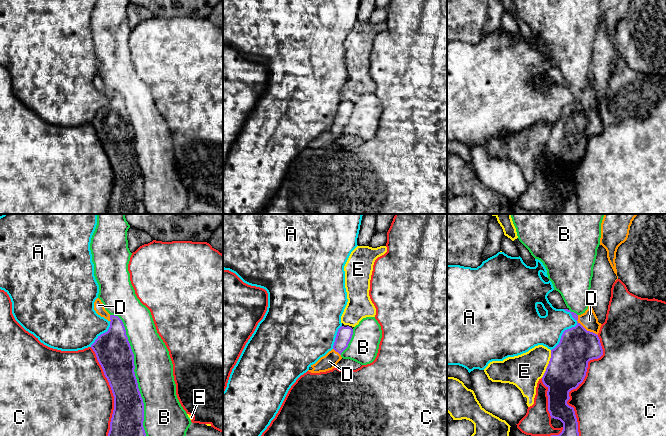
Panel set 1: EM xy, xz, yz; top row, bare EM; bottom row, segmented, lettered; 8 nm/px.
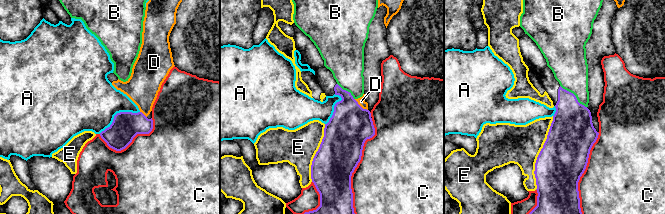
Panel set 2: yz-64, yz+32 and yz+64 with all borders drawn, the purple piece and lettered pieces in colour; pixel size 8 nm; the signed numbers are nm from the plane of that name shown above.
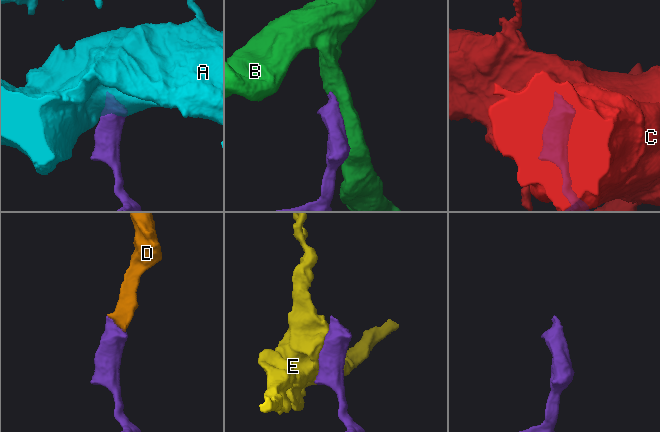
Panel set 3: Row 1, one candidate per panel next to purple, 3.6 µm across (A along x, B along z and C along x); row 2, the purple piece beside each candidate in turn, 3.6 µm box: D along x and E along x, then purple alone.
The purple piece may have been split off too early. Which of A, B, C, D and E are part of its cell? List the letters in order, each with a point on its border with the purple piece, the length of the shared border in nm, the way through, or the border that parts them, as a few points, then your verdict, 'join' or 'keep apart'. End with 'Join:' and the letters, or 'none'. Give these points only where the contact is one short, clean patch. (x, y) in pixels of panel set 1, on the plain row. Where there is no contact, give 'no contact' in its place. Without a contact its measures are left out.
A: yz (570, 104) | 360 nm | keep apart
B: xy (134, 149) | 1050 nm | keep apart
C: yz (578, 161) | 850 nm | keep apart
D: yz (584, 104) | 240 nm | across yz (577, 122), (583, 115), (584, 104), (589, 96) | join
E: yz (548, 140) | 240 nm | keep apart
Join: D

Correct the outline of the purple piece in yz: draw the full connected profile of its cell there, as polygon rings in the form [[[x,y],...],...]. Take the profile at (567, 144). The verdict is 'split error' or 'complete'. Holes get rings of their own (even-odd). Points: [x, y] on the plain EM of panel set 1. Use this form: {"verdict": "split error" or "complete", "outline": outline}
{"verdict": "split error", "outline": [[[589,76],[588,85],[581,91],[577,91],[568,85],[564,86],[571,89],[572,93],[577,97],[577,101],[563,108],[559,120],[551,126],[551,134],[542,153],[543,160],[548,164],[548,187],[551,194],[558,195],[563,199],[563,206],[559,211],[532,212],[532,214],[579,214],[578,198],[574,184],[567,180],[567,177],[570,175],[569,168],[576,165],[583,158],[586,152],[588,138],[593,135],[598,135],[603,131],[603,125],[598,113],[602,100],[598,98],[598,94],[592,84],[591,76]]]}

